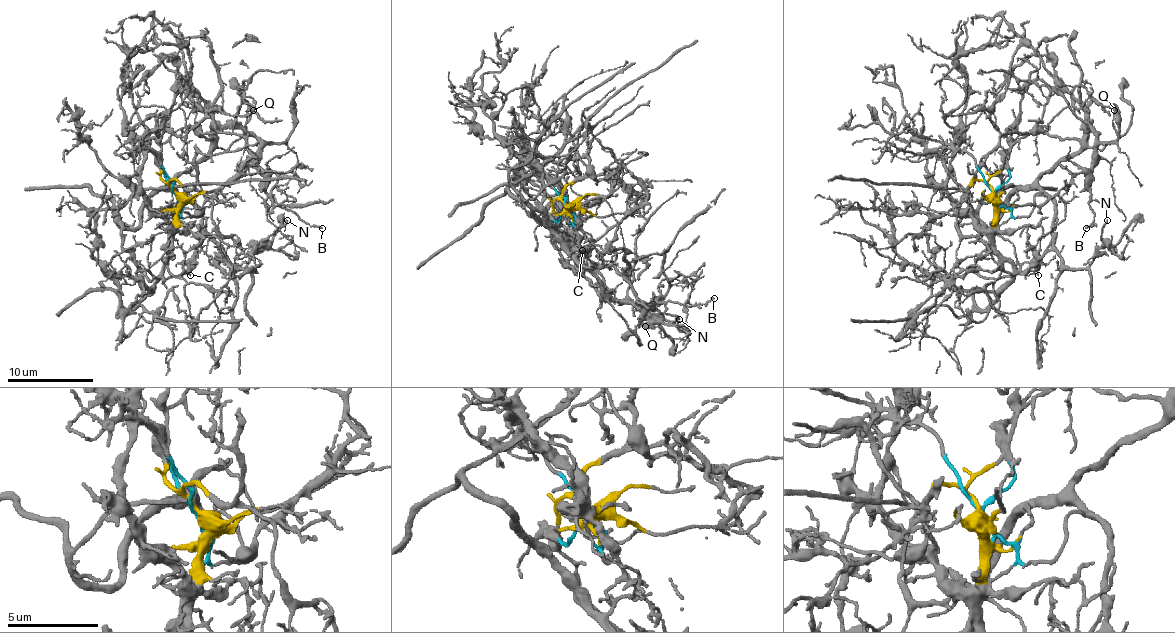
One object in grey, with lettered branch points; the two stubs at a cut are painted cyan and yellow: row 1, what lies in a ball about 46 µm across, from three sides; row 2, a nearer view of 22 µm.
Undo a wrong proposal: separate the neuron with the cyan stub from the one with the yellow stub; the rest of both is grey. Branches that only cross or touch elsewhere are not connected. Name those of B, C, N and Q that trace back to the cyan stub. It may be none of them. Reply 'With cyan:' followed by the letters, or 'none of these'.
With cyan: B, N, Q

